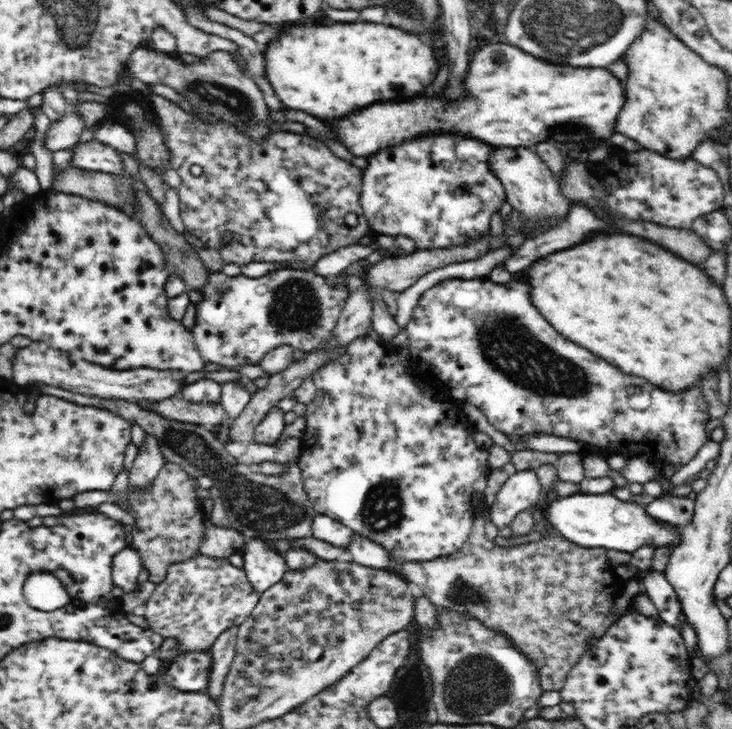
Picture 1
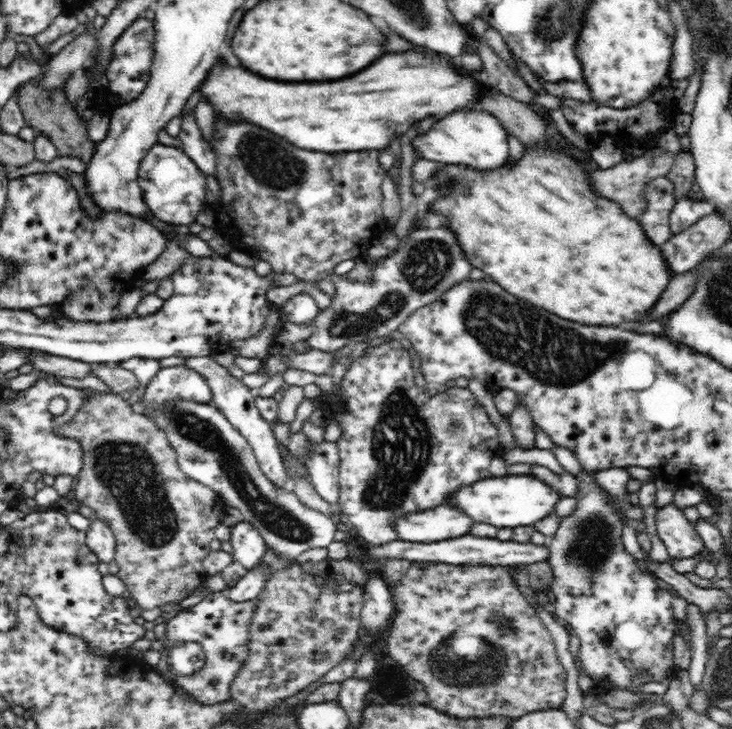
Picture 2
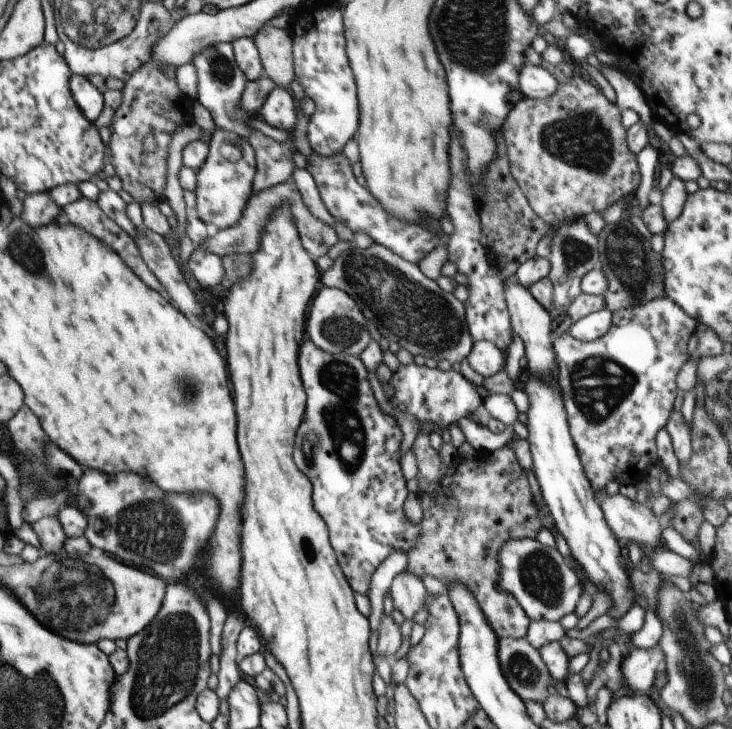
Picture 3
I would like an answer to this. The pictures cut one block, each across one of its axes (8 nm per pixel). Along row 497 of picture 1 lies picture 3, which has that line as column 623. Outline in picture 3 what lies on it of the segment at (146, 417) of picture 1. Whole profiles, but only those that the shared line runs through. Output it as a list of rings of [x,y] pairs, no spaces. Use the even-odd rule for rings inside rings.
[[[619,221],[606,224],[597,238],[599,239],[600,270],[608,282],[605,293],[605,308],[613,314],[615,311],[648,303],[650,300],[666,297],[661,290],[663,267],[661,254],[654,253],[651,245],[640,236],[637,230]]]

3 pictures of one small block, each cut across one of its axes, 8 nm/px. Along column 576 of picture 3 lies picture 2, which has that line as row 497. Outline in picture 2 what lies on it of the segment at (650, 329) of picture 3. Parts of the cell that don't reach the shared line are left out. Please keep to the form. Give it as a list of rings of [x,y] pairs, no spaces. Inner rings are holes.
[[[392,339],[389,342],[381,342],[375,346],[370,346],[362,356],[354,358],[346,368],[346,372],[340,382],[340,388],[342,388],[340,392],[335,390],[331,392],[331,394],[335,395],[334,400],[336,400],[336,404],[328,401],[323,405],[323,408],[328,409],[330,412],[330,419],[334,418],[338,422],[339,427],[342,428],[342,435],[337,440],[341,460],[339,468],[339,502],[337,508],[350,528],[354,529],[354,535],[362,536],[366,543],[382,546],[388,544],[388,542],[399,540],[398,533],[394,531],[395,524],[393,524],[399,517],[447,505],[449,497],[454,495],[459,489],[491,478],[490,471],[488,470],[490,462],[492,462],[494,457],[502,456],[502,449],[498,444],[498,431],[492,420],[490,420],[490,417],[488,417],[484,407],[478,403],[476,397],[474,397],[474,394],[468,387],[448,387],[440,395],[428,389],[426,390],[425,386],[414,377],[408,350],[402,347],[399,340]]]

